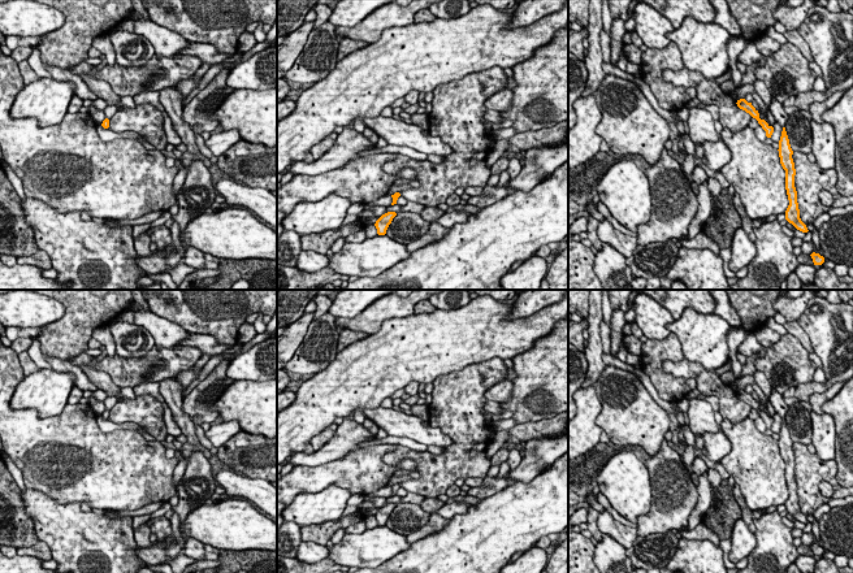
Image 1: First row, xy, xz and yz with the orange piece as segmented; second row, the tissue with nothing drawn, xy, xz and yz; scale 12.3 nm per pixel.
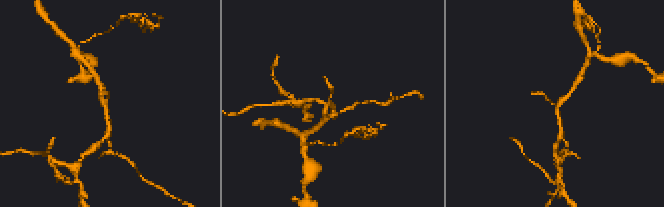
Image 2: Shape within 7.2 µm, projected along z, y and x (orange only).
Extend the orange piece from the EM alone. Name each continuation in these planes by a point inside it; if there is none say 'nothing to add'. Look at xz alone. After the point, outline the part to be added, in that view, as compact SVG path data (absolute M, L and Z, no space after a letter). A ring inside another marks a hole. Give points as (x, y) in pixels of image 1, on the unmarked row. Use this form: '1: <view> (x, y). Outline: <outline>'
nothing to add

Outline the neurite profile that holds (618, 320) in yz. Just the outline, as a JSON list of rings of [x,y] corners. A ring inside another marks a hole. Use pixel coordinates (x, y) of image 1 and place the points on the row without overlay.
[[[614,309],[611,316],[611,327],[610,327],[610,338],[611,338],[611,353],[615,356],[619,351],[619,347],[623,340],[623,327],[625,326],[625,313],[620,309]]]

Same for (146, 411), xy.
[[[152,395],[118,399],[109,412],[109,420],[116,424],[134,422],[150,433],[157,442],[165,442],[168,435],[164,422],[164,407]]]

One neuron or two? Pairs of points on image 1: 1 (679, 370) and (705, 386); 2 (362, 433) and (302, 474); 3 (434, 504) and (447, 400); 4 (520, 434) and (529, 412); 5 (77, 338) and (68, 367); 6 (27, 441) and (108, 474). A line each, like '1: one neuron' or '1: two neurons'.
1: one neuron
2: two neurons
3: two neurons
4: two neurons
5: two neurons
6: one neuron

